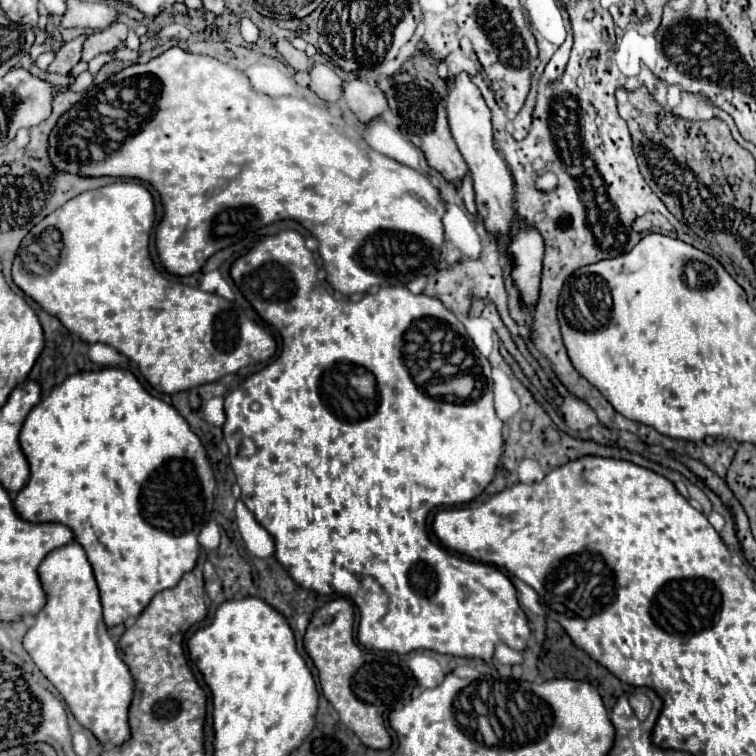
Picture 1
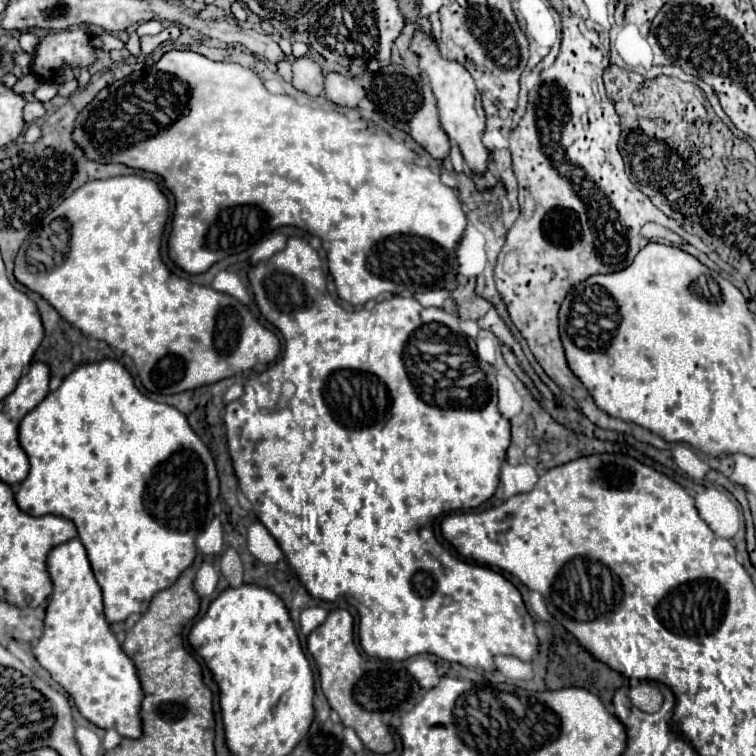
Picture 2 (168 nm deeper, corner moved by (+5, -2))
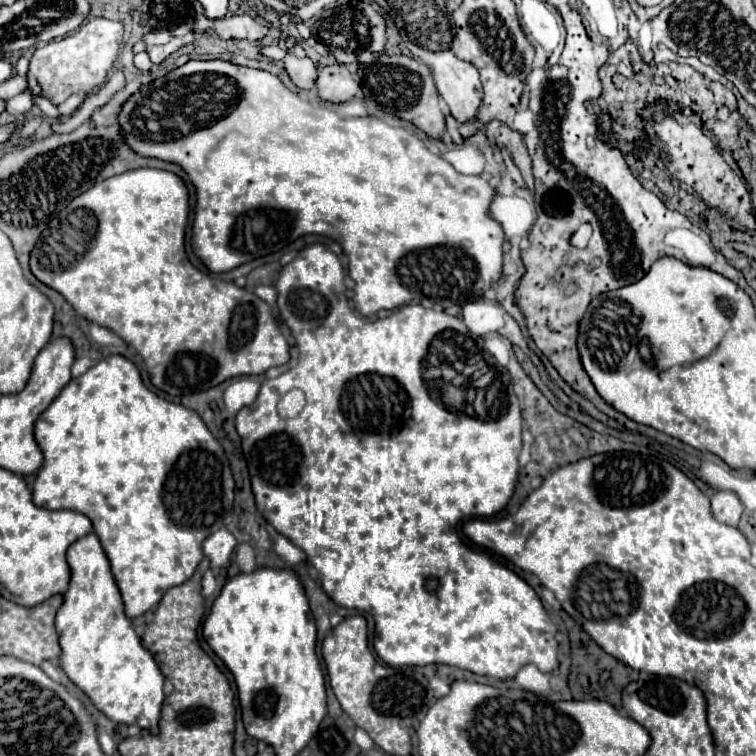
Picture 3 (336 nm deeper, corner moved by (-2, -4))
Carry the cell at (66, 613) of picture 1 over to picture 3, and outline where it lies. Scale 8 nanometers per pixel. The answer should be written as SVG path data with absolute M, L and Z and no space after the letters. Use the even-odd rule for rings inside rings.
M88 533L86 537L80 537L78 541L74 541L68 547L66 559L72 569L72 579L70 579L68 591L64 593L64 603L56 615L56 631L62 647L62 669L66 671L70 681L76 683L108 719L116 723L138 725L142 729L148 729L152 735L156 735L162 703L166 697L164 693L166 677L162 675L152 653L142 645L142 639L136 635L130 619L124 613L120 589L114 581L114 575L110 571L110 561L96 533Z

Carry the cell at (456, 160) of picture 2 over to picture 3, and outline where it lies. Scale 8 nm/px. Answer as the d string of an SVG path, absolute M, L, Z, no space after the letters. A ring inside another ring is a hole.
M446 111L445 126L443 141L445 143L462 143L462 135L458 133L458 121L448 111Z

